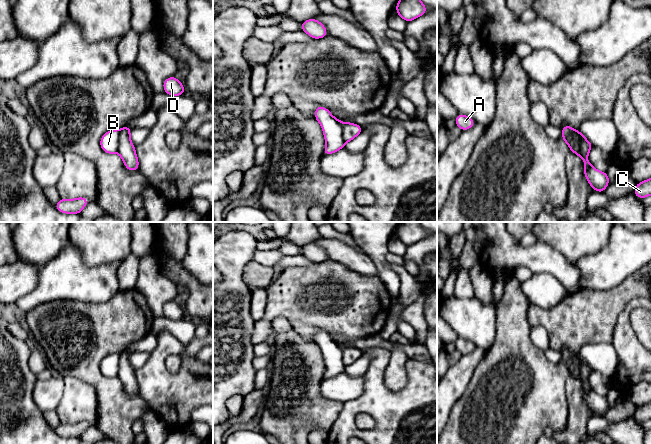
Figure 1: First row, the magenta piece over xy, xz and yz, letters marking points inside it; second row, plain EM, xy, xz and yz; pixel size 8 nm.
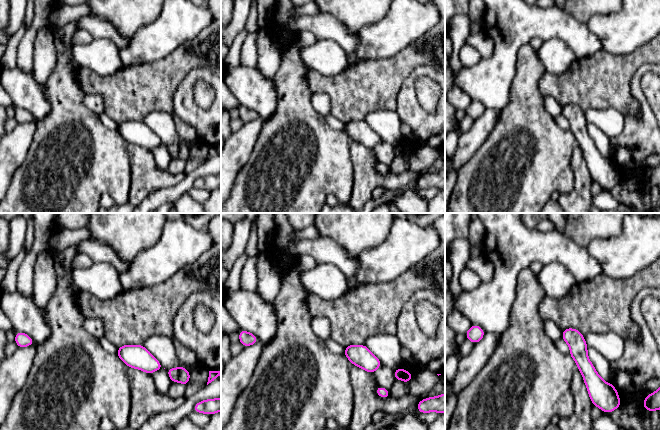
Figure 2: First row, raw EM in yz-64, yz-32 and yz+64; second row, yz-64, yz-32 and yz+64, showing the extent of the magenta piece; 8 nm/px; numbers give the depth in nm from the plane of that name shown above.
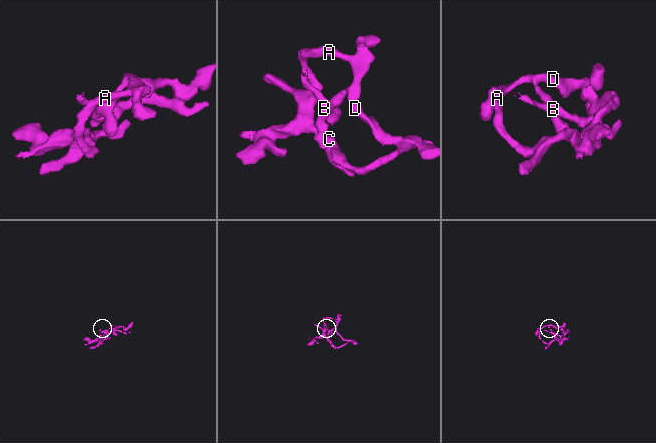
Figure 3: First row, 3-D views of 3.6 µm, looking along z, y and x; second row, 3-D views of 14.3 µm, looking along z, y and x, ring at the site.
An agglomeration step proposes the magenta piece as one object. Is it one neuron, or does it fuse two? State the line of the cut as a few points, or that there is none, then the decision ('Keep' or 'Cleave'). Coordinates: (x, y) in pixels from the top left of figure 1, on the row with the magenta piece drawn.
Split along yz (578, 130), (579, 151), (586, 157). Cleave

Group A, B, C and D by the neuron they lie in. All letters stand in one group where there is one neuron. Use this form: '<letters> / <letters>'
A C D / B

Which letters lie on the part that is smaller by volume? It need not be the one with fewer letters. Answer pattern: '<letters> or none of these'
B

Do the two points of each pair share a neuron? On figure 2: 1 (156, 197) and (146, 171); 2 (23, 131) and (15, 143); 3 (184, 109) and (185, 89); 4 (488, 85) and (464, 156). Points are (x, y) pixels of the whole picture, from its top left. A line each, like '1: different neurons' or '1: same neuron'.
1: different neurons
2: same neuron
3: same neuron
4: different neurons

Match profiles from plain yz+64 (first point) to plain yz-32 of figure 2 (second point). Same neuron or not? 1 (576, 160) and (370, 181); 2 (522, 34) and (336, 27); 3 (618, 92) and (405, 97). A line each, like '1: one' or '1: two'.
1: one
2: one
3: two

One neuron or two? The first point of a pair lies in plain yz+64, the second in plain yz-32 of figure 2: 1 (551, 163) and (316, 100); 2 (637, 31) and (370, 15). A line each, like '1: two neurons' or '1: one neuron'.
1: two neurons
2: two neurons

